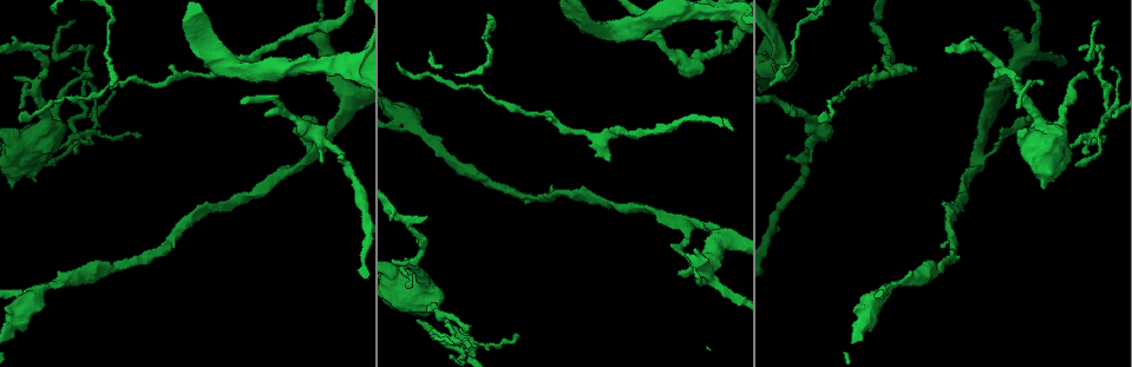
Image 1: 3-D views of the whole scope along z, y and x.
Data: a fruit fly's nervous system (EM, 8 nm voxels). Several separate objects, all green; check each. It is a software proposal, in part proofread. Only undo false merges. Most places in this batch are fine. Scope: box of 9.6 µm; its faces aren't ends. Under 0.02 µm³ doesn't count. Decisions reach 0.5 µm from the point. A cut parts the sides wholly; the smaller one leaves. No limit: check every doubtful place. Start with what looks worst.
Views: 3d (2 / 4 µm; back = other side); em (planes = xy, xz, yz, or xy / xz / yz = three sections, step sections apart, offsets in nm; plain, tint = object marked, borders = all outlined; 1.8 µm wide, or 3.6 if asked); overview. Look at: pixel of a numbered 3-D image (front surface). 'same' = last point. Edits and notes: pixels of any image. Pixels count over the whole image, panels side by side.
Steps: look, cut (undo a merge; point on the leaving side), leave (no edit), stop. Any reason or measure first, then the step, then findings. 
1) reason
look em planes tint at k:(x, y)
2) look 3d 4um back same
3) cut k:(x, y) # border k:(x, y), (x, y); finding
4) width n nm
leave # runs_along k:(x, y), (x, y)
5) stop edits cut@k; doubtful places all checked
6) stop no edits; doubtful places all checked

thick turns thin
look 3d 4um at 1:(78, 136)

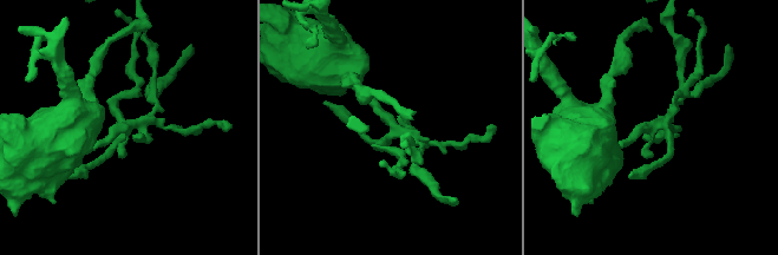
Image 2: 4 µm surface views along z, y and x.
look em planes borders at 2:(132, 128)

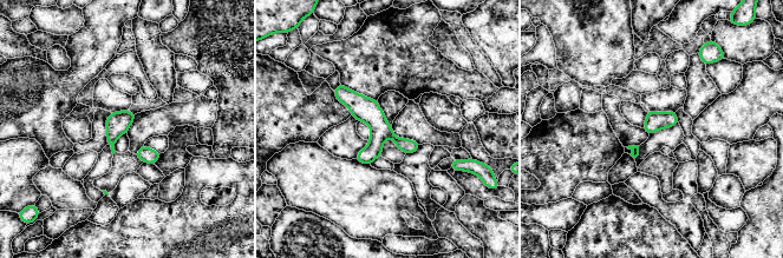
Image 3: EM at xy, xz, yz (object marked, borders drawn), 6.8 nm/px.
leave # runs_along 3:(337, 92), (415, 147); one neuron here

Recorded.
arms part here
look em xy step 8 plain at 1:(897, 70)

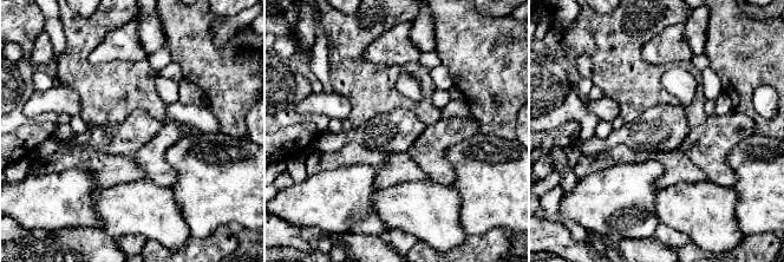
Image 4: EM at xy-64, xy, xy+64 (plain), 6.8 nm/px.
with the object marked
look em xy step 8 tint same

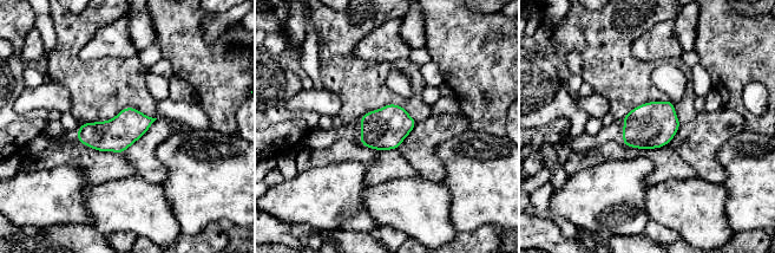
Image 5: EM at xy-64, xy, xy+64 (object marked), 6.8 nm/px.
leave # one neuron here

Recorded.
sharp bend
look em planes tint at 1:(86, 48)

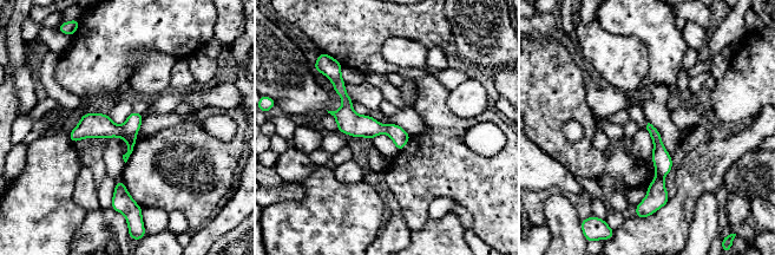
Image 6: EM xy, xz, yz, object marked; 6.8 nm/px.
width 80 nm
leave # runs_along 6:(335, 82), (361, 125), (388, 129), (401, 144); one neuron here

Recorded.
three-way junction
look 3d 2um at 1:(684, 223)

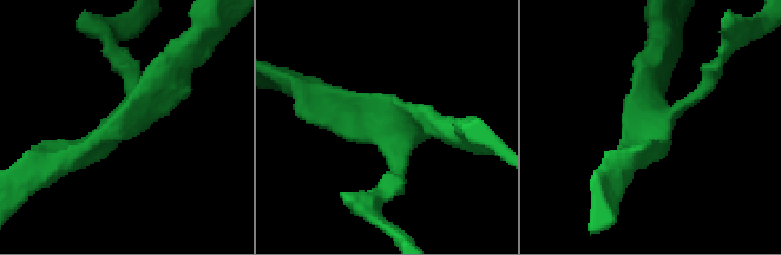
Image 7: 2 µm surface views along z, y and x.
need the tissue
look em xy step 8 plain at 7:(119, 122)

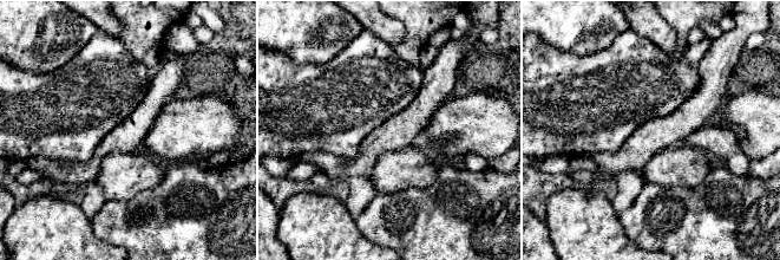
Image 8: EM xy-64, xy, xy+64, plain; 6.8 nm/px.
look em xy step 8 tint same

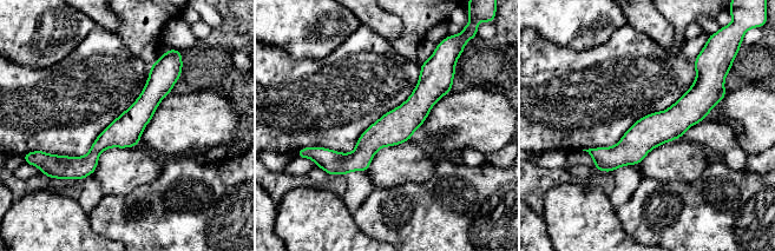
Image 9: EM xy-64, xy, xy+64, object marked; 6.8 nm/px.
arms 3
leave # runs_along 9:(445, 87), (355, 159), (321, 152); continuous, no second neuron

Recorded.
sudden change in width
look em planes borders at 1:(1034, 28)

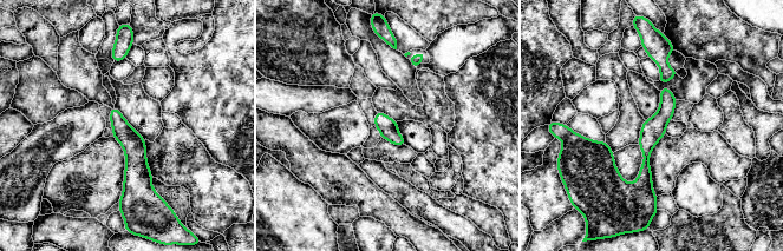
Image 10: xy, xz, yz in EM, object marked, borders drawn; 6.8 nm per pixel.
width 140 nm
leave # runs_along 10:(665, 91), (646, 143), (646, 198); continuous, no second neuron

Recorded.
arms part here
look 3d 4um at 1:(1026, 59)

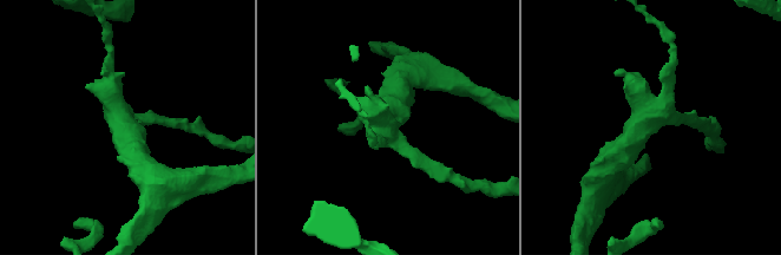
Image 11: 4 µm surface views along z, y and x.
look em planes tint at 11:(390, 119)

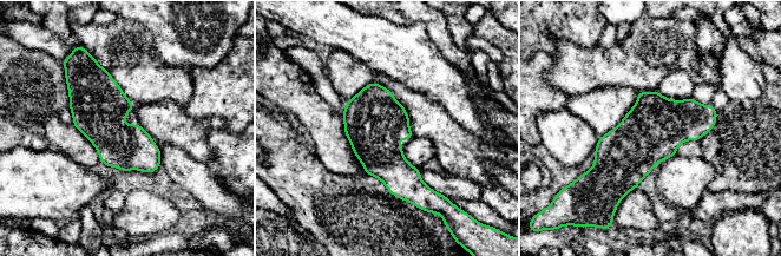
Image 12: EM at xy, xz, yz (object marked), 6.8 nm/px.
leave # continuous, no second neuron

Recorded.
thick turns thin
look em planes tint at 1:(706, 56)

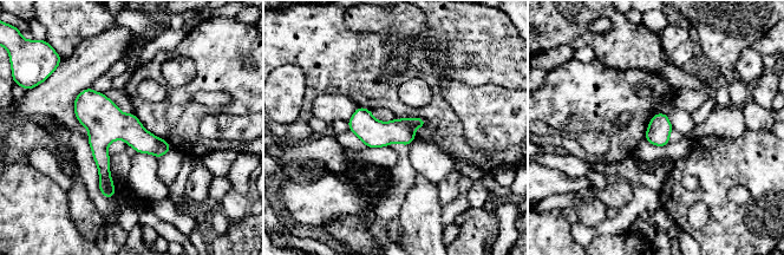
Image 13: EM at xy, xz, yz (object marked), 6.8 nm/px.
leave # continuous, no second neuron

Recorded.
stop no edits; doubtful places all checked

